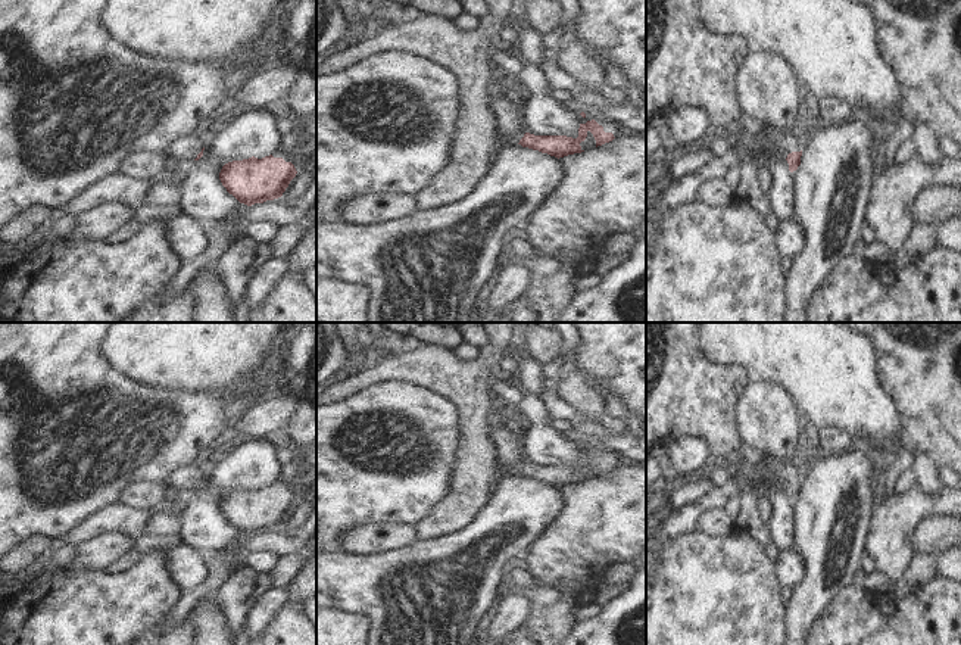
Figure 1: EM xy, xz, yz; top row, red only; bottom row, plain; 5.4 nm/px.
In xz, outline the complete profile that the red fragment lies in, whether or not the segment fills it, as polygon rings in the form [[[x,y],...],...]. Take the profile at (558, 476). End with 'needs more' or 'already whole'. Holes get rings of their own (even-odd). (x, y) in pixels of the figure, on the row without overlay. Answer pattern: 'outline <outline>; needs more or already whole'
outline [[[492,406],[489,411],[489,433],[494,445],[497,457],[497,465],[505,467],[511,474],[521,474],[542,483],[547,483],[555,487],[564,487],[574,483],[584,482],[580,476],[586,470],[590,461],[596,470],[596,477],[612,471],[615,467],[612,462],[605,462],[603,457],[595,449],[580,454],[578,467],[567,465],[534,465],[525,461],[521,445],[518,443],[512,421],[515,415],[502,406]]]; needs more

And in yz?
outline [[[767,459],[765,462],[768,464],[768,470],[764,479],[784,487],[789,493],[790,502],[796,501],[801,495],[802,473],[799,473],[793,465],[783,465],[773,459]]]; needs more

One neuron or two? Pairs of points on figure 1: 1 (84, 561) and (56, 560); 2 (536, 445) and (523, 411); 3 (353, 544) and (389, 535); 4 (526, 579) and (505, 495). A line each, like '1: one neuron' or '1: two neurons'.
1: two neurons
2: one neuron
3: one neuron
4: two neurons

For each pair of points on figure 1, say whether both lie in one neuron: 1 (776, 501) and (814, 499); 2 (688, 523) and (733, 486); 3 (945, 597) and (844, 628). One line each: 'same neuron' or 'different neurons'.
1: different neurons
2: same neuron
3: same neuron

